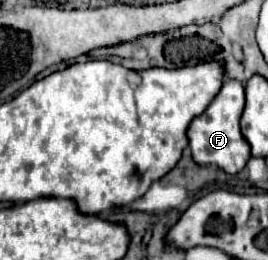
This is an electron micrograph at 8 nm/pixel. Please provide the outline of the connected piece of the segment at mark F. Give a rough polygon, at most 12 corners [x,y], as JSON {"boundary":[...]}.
{"boundary":[[225,80],[187,128],[197,164],[239,174],[251,158],[239,130],[243,84]]}

